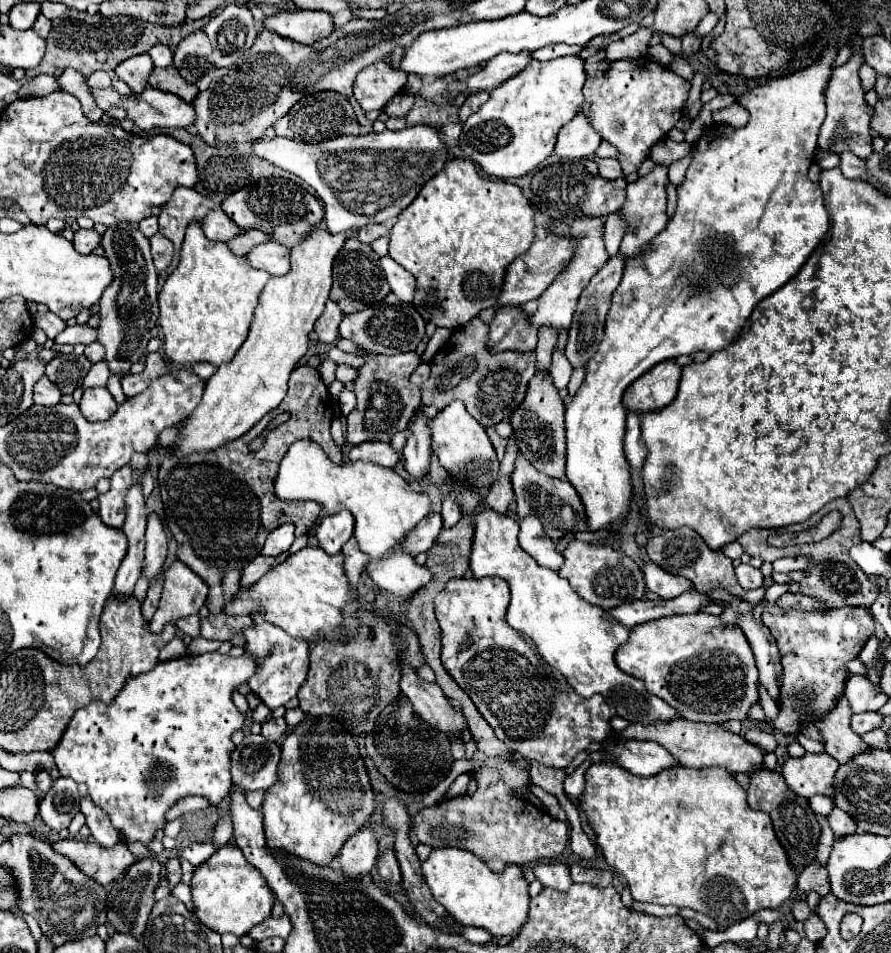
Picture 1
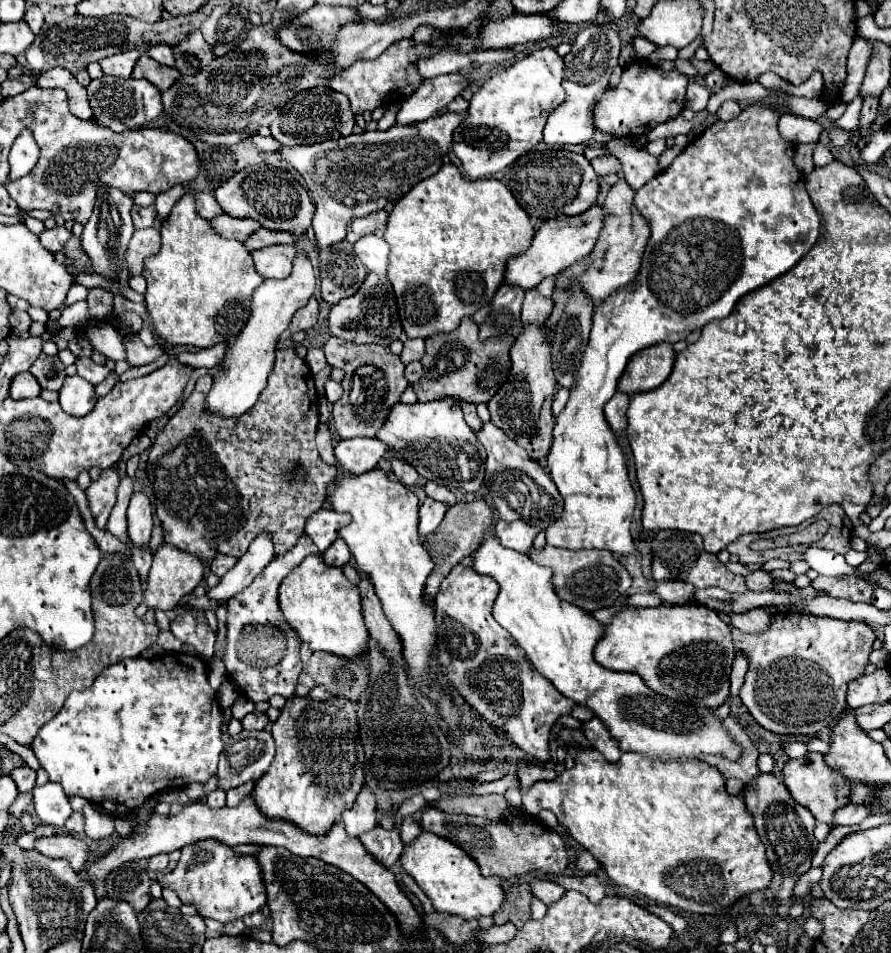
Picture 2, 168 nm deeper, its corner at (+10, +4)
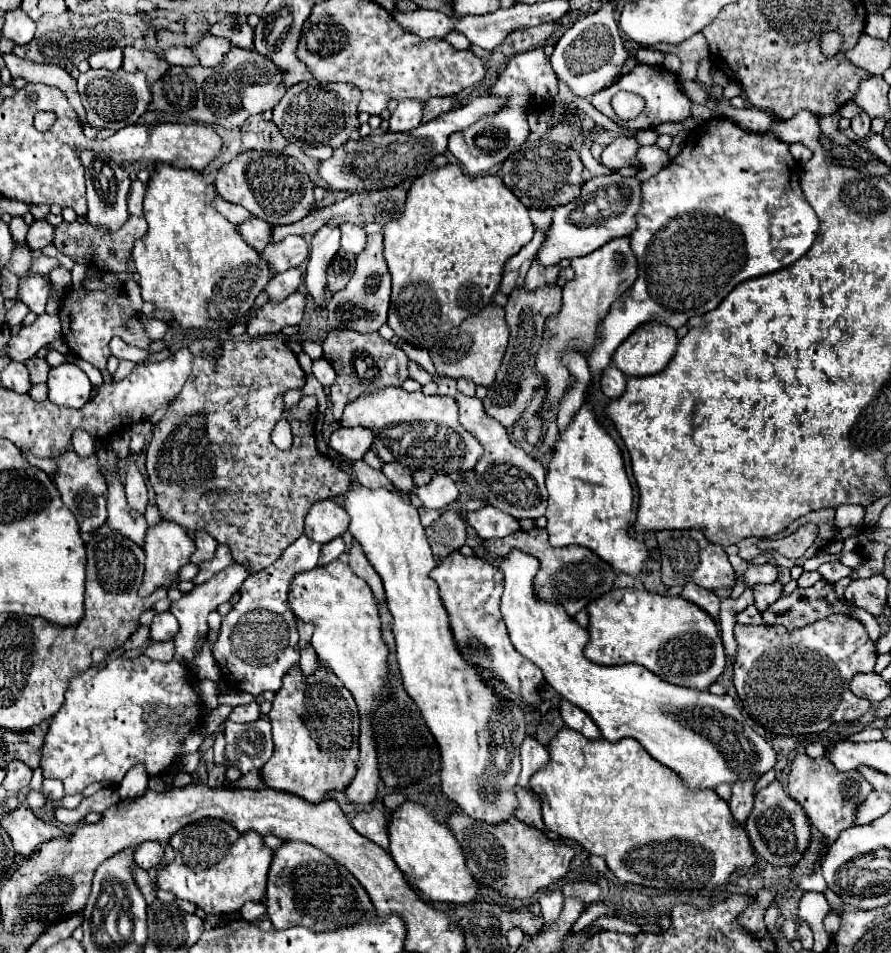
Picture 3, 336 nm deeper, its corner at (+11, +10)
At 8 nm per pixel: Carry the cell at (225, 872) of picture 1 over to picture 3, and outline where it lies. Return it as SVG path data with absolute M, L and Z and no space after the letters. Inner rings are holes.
M203 819L177 831L169 845L175 849L175 859L157 873L157 887L187 899L205 913L235 913L247 901L263 901L267 871L273 851L263 845L263 837L255 831L237 833L231 825L219 819Z

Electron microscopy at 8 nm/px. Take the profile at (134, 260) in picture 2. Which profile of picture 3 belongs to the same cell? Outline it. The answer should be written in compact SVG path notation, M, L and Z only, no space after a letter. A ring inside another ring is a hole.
M129 217L129 221L115 233L105 233L105 229L89 225L89 223L61 223L55 227L55 241L53 245L67 257L71 257L79 265L97 267L101 271L115 271L115 273L127 273L127 265L131 259L133 243L141 239L147 231L147 221L143 217Z

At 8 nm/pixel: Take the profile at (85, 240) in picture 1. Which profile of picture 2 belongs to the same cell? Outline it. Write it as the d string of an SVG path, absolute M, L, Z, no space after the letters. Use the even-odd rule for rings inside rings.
M52 227L52 229L44 229L38 239L42 243L42 247L46 247L48 251L56 253L56 251L62 251L66 239L70 239L70 231L66 227Z

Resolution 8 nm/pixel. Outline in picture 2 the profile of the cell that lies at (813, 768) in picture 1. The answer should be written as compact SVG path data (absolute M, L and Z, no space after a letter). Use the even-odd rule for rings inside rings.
M808 753L802 759L790 759L784 765L782 773L784 773L784 785L788 787L792 799L804 805L816 817L816 821L834 827L834 811L850 803L852 783L840 771L830 769L820 753Z

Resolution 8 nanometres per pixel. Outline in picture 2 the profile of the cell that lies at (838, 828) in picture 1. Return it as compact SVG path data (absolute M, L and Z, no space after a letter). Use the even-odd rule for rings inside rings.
M862 803L862 805L846 805L842 809L836 811L834 819L836 819L836 825L856 825L860 823L864 817L872 815L872 805L868 803Z

